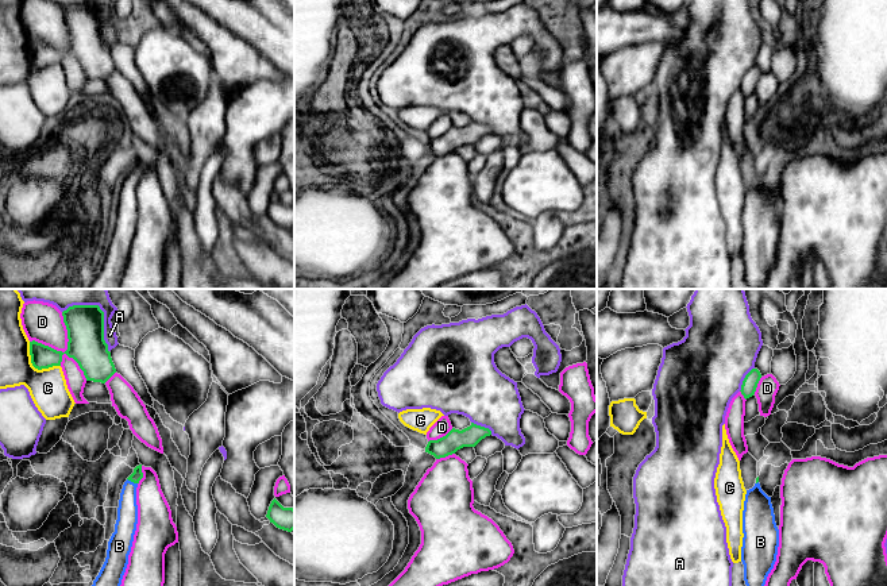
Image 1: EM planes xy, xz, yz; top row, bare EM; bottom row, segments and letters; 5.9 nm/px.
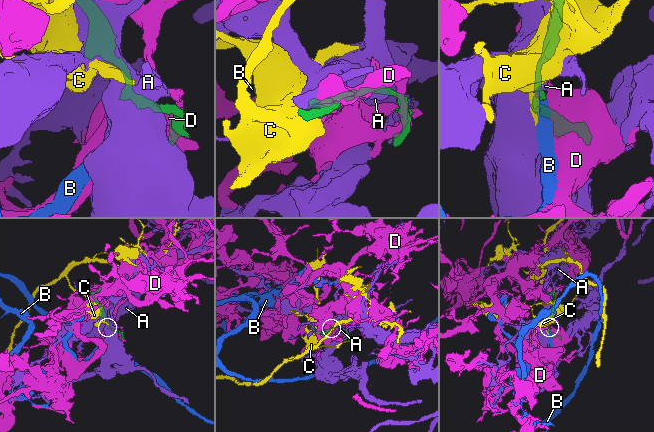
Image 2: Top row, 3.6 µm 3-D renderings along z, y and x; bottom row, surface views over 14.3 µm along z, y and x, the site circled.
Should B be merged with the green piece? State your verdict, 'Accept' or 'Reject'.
Accept

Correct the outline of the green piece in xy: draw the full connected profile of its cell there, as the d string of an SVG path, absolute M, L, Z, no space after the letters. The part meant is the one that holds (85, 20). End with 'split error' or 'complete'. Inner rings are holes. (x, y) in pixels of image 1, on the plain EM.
M73 3L63 8L62 14L68 27L68 47L65 50L57 49L32 38L30 39L32 63L38 68L61 63L62 53L66 51L78 61L86 78L105 81L116 70L116 66L108 49L108 42L104 38L104 9L99 3Z; complete

